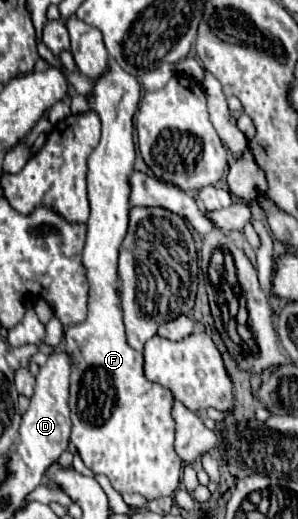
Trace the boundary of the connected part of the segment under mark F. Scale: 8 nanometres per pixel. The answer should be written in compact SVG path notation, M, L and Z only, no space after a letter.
M112 57L108 59L108 71L92 81L92 93L86 95L90 111L100 117L102 137L98 147L88 159L88 197L90 197L90 219L84 247L86 277L90 283L90 305L88 319L76 327L66 329L66 353L70 357L70 417L72 435L70 441L78 449L84 465L92 473L102 473L110 479L118 493L140 493L146 499L174 495L180 485L182 459L174 451L174 395L168 387L150 383L144 377L144 357L126 343L122 309L118 299L118 247L128 227L128 175L134 169L134 141L132 141L132 115L140 101L140 83L134 75L128 75Z

